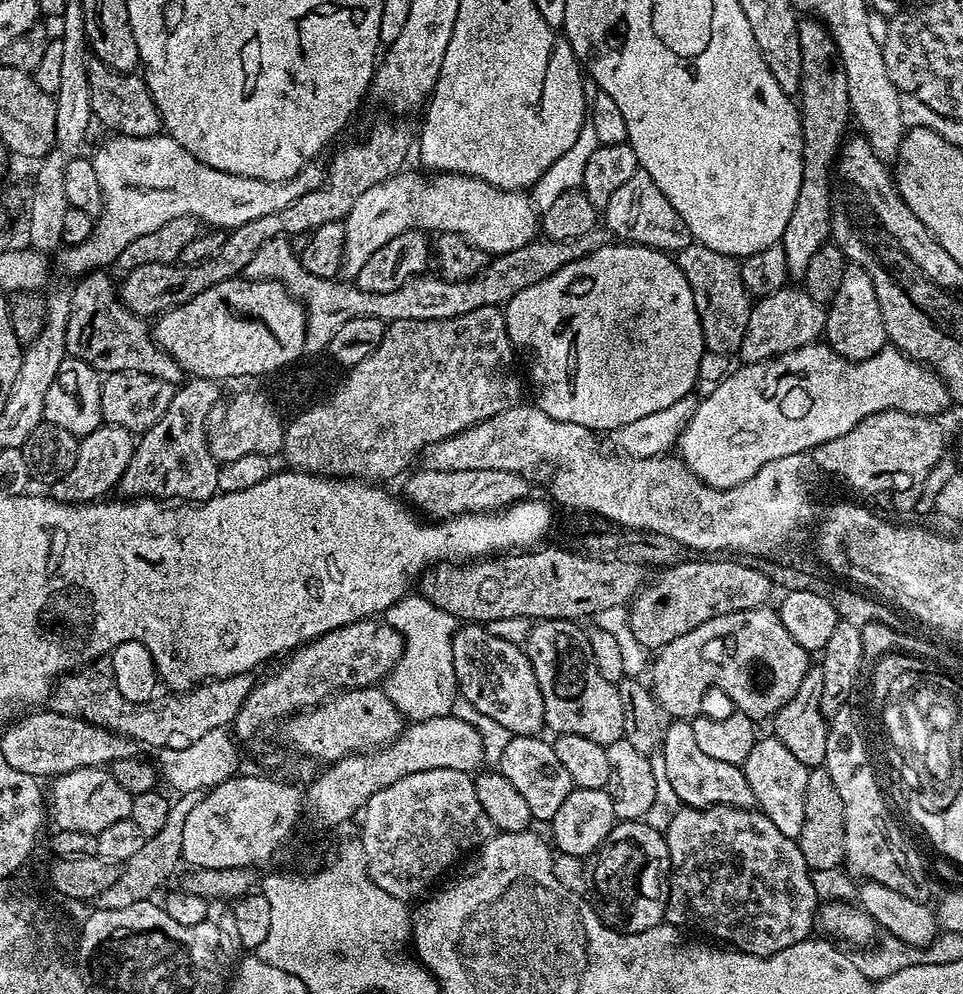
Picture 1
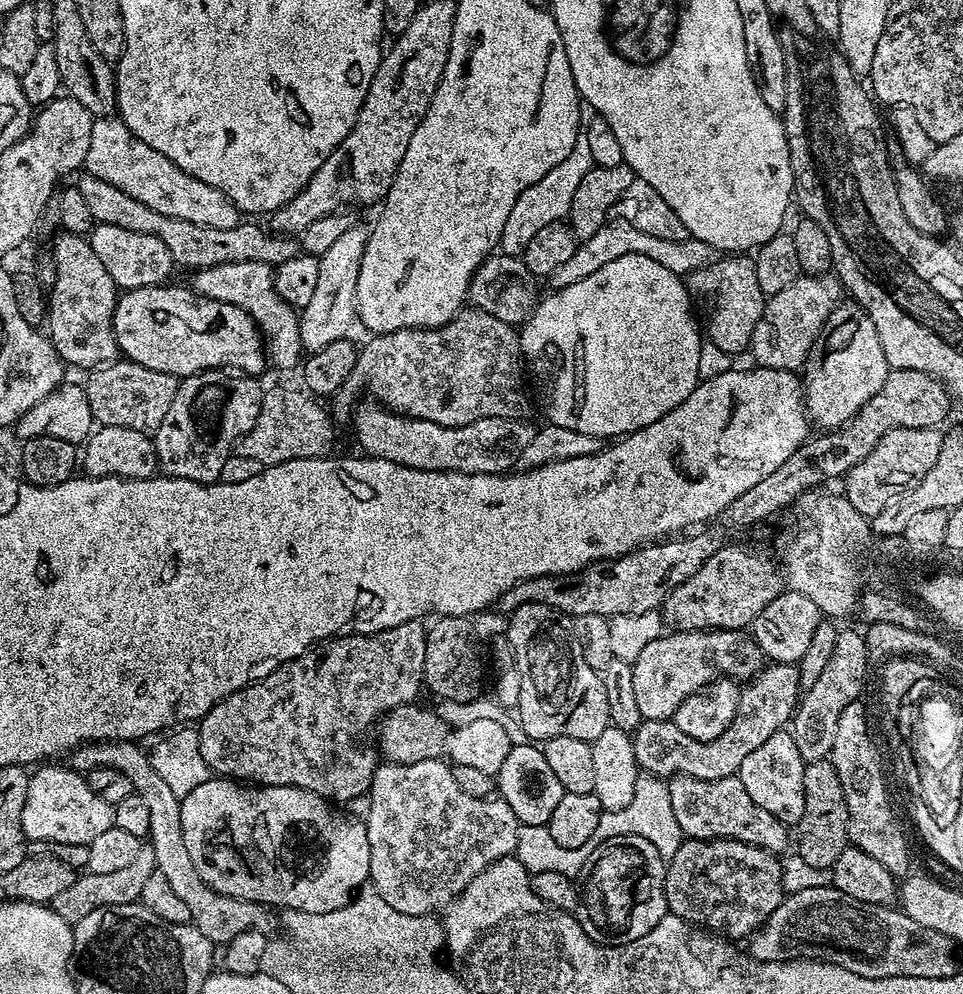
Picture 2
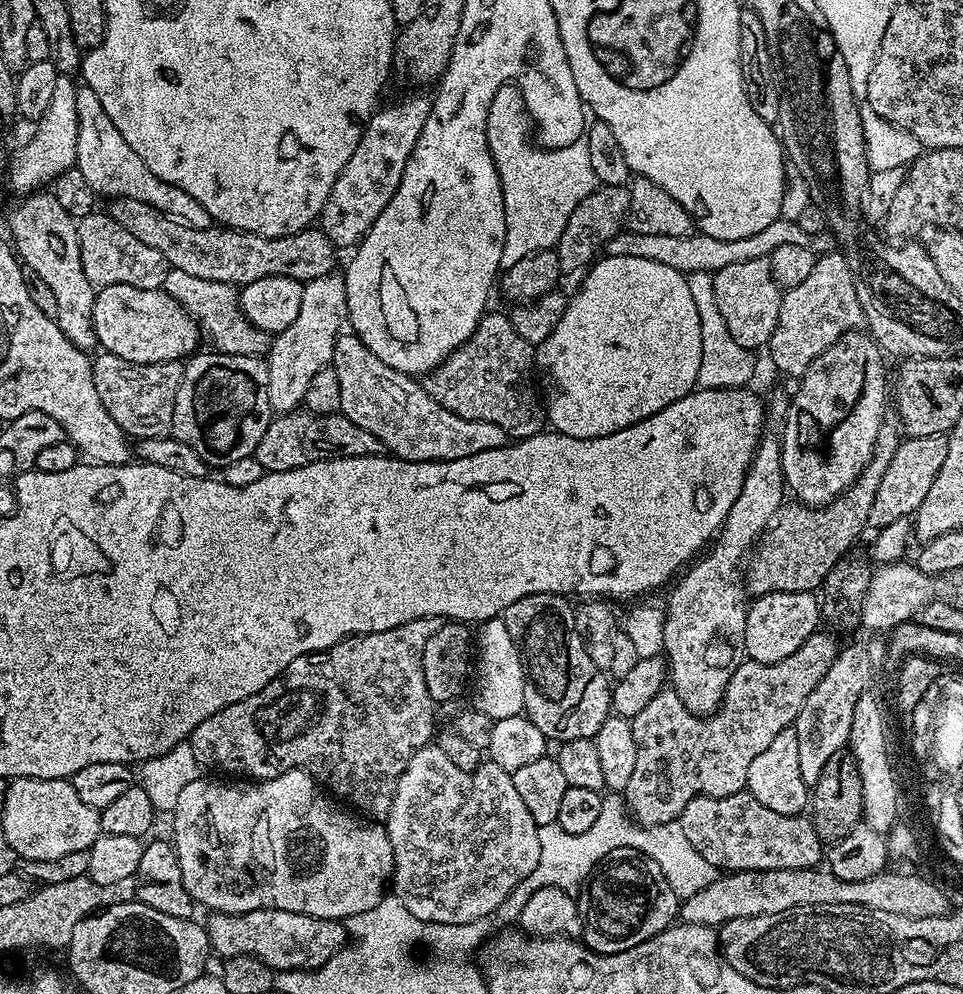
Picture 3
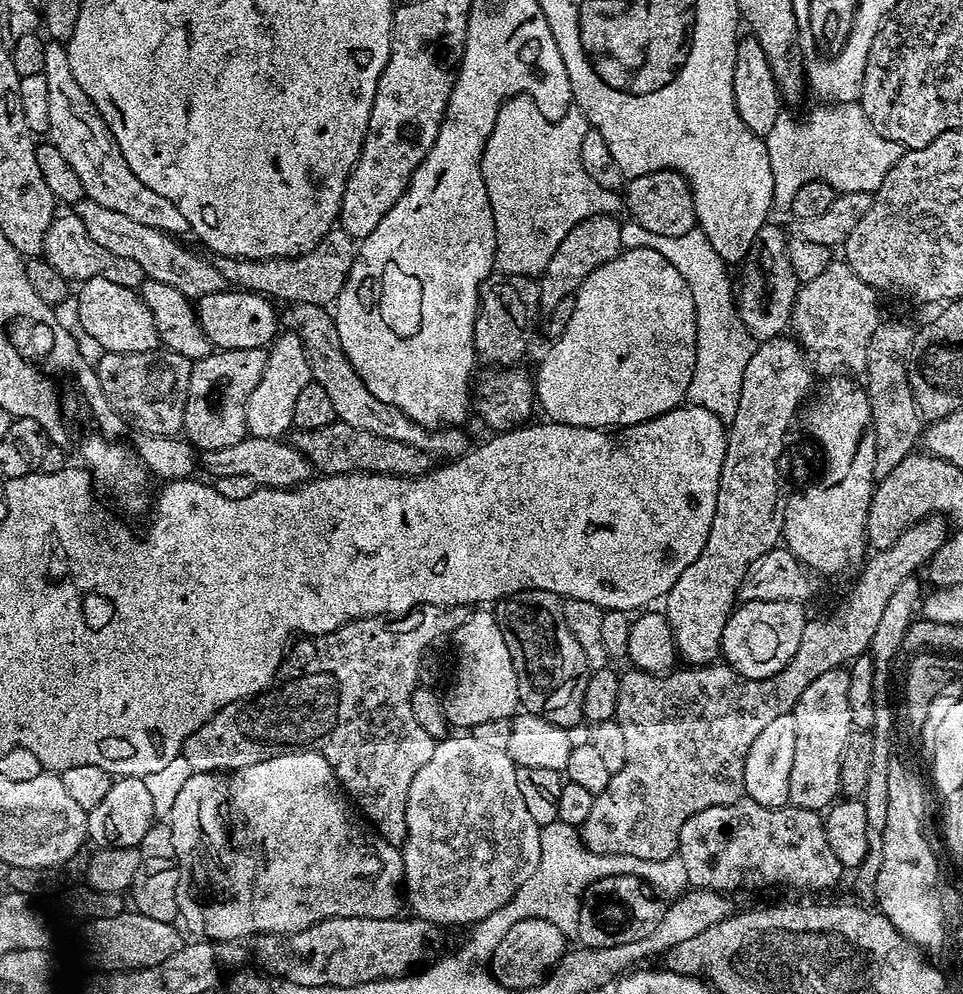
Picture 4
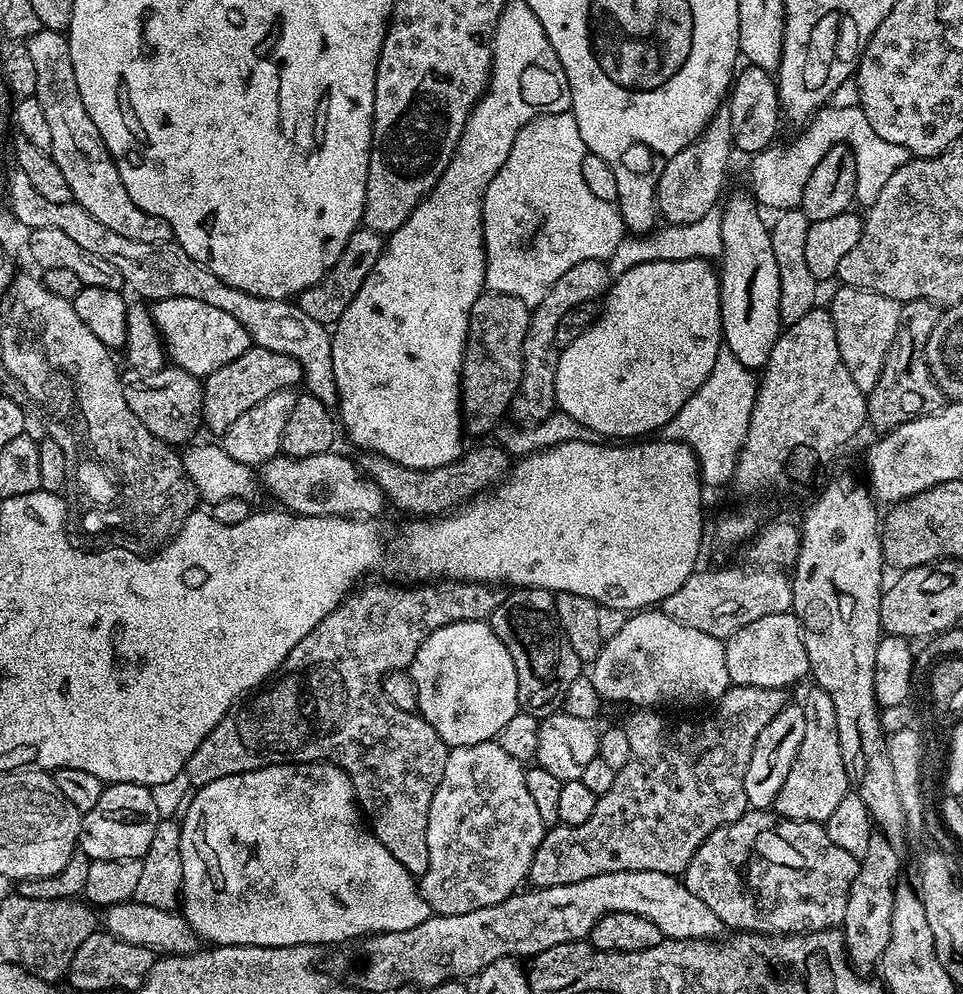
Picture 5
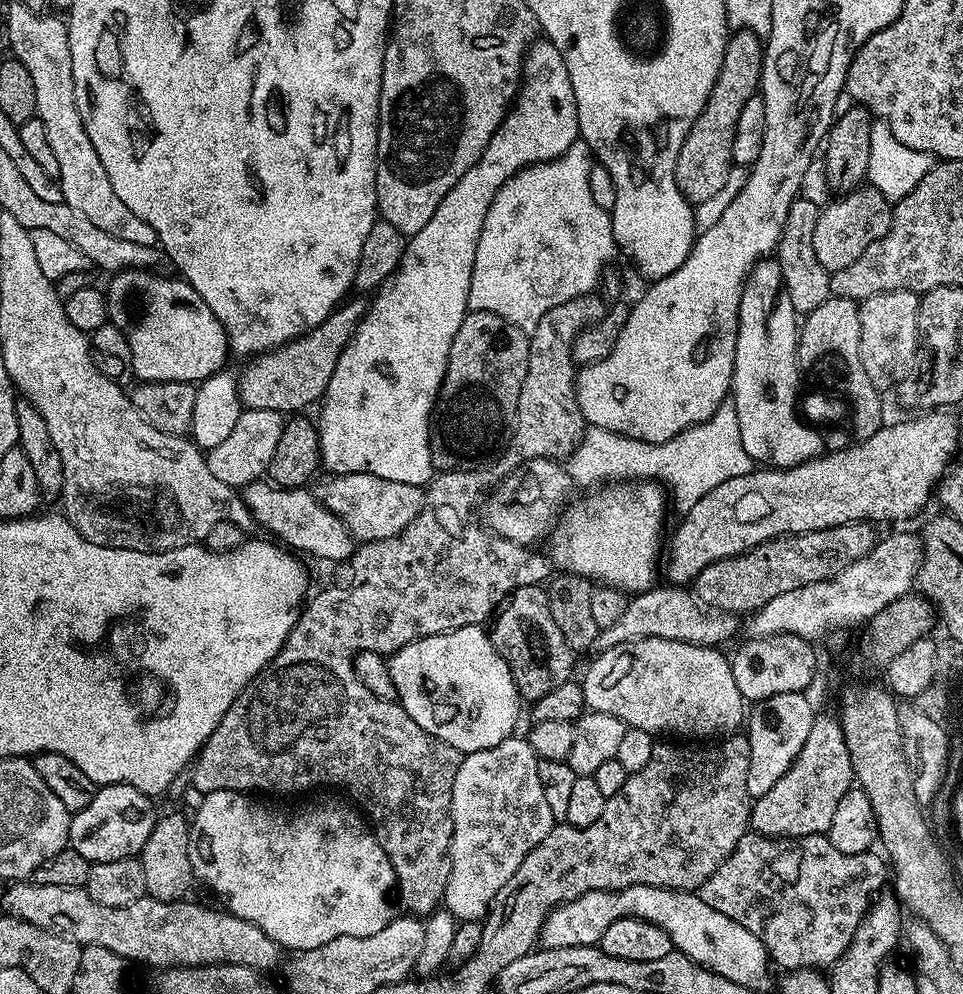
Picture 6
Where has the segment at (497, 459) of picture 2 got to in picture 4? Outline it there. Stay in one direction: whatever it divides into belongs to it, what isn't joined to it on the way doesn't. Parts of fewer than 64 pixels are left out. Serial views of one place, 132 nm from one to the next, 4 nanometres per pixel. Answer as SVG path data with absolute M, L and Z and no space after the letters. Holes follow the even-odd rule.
M293 304L287 309L289 329L295 330L310 362L312 379L330 397L334 405L334 414L341 424L358 426L358 430L370 430L370 434L378 434L384 440L394 438L398 442L406 442L418 450L427 452L433 458L451 462L469 451L468 436L460 426L448 426L443 430L429 430L421 424L416 424L406 414L402 414L394 406L374 398L368 387L362 382L362 378L354 370L350 358L342 348L342 342L338 338L338 326L335 315L327 307L318 304Z

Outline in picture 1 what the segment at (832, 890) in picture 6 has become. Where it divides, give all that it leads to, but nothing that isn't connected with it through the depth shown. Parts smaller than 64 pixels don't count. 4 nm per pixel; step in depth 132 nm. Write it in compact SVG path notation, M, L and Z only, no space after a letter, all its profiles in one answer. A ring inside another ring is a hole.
M684 718L673 719L665 727L662 747L666 758L666 775L674 788L681 805L690 808L710 806L734 806L735 808L756 808L754 790L746 782L746 774L739 764L727 764L702 754L698 741L694 738L691 723Z

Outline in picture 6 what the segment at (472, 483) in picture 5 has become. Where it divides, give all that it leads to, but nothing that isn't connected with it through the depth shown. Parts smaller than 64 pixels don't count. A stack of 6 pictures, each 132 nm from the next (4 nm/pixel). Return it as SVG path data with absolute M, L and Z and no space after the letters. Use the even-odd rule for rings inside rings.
M539 456L536 460L529 460L526 464L513 467L513 472L505 478L504 484L496 488L496 493L484 504L483 527L491 532L497 532L499 536L504 536L516 544L525 546L535 545L535 540L540 540L549 535L552 529L556 527L566 505L569 503L574 481L569 474L567 467L563 463L548 460L544 456Z

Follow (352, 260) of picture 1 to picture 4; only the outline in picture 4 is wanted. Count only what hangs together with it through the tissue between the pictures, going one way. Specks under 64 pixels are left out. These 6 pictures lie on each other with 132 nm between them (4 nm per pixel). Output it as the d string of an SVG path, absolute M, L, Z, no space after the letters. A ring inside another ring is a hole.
M277 335L266 352L264 373L254 386L254 394L250 394L250 402L246 406L246 426L248 435L258 438L274 438L275 440L287 437L287 432L293 431L294 406L298 403L298 394L306 390L308 384L313 383L312 371L308 355L299 335Z

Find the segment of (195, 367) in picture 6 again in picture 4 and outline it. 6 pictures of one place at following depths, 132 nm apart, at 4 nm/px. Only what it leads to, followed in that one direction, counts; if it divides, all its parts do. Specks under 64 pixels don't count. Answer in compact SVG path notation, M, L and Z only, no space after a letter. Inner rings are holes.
M225 290L218 294L202 296L198 300L200 329L220 350L229 348L234 350L267 349L278 335L276 308L277 305L273 301L258 292Z

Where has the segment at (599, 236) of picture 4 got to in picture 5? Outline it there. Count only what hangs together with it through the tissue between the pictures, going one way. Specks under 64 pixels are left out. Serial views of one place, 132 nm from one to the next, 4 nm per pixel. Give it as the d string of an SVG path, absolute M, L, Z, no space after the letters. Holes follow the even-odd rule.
M588 260L573 266L559 278L551 290L531 309L528 317L528 329L524 339L524 369L520 379L518 398L512 401L511 415L532 416L533 421L544 420L554 411L556 406L556 391L554 378L558 370L559 346L556 345L558 322L562 322L566 310L574 310L579 304L590 304L599 301L607 293L613 279L613 273L608 273L609 265L602 260Z

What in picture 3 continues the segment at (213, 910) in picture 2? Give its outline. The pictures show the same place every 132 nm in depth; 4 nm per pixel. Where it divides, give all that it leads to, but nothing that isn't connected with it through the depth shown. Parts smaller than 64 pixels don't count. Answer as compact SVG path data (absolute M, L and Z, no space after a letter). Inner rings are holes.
M263 908L249 912L212 912L209 917L209 920L206 920L208 946L215 955L217 952L220 958L253 956L266 962L266 966L270 966L273 973L302 972L321 968L346 943L346 928L341 921L323 920L306 914L294 914L286 910Z

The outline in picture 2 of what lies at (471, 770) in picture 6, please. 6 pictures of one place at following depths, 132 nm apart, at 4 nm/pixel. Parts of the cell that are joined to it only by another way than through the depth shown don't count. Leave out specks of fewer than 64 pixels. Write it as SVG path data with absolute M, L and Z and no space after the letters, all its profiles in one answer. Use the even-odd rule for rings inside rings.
M440 758L423 760L422 762L414 762L413 764L381 763L377 767L374 778L372 779L372 787L366 803L368 803L366 823L368 826L368 837L370 838L370 884L379 896L386 898L386 903L389 906L394 906L394 910L399 910L402 914L430 916L439 913L441 910L447 908L452 901L457 900L464 893L469 882L478 874L482 874L495 860L502 860L504 857L513 855L516 852L518 830L521 822L514 814L514 810L510 810L510 806L505 800L499 798L484 799L466 794L458 786L458 781L454 778L452 768Z

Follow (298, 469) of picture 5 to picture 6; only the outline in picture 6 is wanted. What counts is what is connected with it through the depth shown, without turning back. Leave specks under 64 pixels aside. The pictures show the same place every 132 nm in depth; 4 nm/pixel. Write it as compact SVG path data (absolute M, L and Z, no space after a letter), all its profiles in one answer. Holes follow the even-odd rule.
M328 474L314 495L326 510L330 510L350 530L357 541L394 538L414 522L424 505L424 488L419 484L390 482L390 478L378 478L374 474Z

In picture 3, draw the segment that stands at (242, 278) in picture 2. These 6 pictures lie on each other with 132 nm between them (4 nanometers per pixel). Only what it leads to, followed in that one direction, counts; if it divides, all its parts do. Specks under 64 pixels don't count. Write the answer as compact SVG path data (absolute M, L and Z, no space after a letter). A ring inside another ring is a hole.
M169 268L162 290L166 294L170 294L170 298L177 300L189 312L198 321L201 329L207 335L209 332L216 339L215 347L219 351L225 352L226 354L234 354L235 356L254 356L263 353L266 348L265 333L252 325L243 314L231 316L232 308L234 312L233 301L231 304L228 300L220 300L220 296L228 296L231 292L233 295L233 285L217 284L214 290L213 288L212 281L206 278L194 278L194 274L186 274L183 270ZM210 290L216 291L217 293L208 292Z

